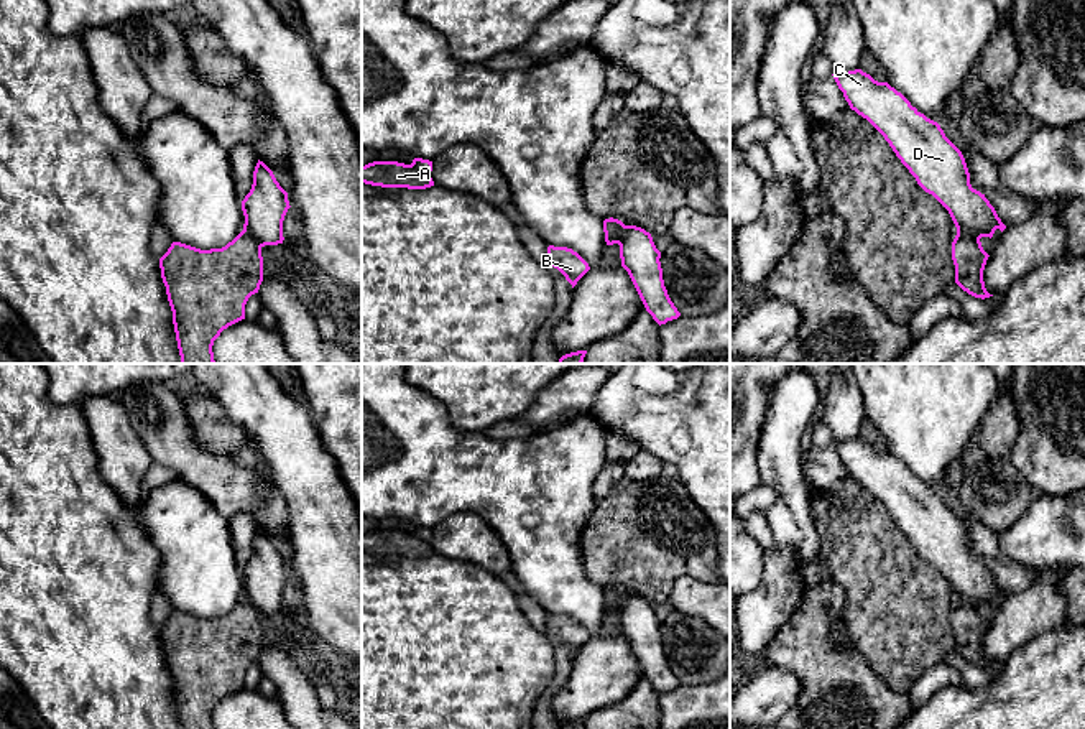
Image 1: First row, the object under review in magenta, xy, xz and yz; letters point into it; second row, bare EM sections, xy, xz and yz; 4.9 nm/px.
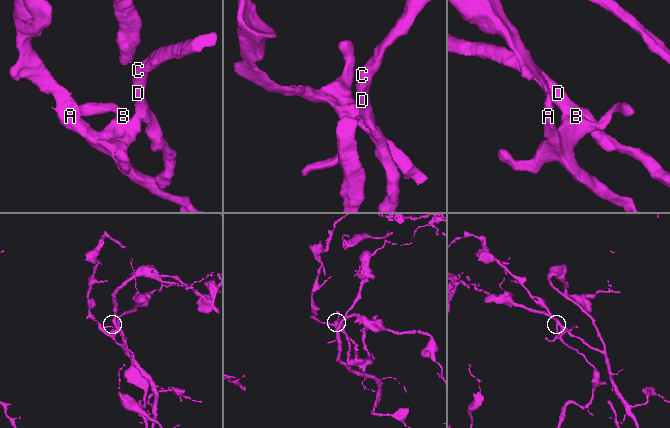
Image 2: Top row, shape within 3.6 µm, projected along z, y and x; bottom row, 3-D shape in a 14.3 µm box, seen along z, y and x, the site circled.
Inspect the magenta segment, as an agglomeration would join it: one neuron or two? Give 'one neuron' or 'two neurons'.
two neurons

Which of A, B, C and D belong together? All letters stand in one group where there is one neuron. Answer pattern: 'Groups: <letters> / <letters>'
Groups: A B / C D

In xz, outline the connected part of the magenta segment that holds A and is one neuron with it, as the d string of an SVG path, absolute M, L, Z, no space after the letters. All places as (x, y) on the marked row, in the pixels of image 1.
M414 158L411 165L373 161L362 166L362 183L381 188L426 189L434 186L432 161Z

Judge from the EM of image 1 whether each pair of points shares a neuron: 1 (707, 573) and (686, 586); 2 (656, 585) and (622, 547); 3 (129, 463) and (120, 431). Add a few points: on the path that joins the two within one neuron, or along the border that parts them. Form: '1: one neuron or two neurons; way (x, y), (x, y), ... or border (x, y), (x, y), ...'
1: two neurons; border (712, 581), (679, 576), (668, 599)
2: one neuron; way (650, 575), (632, 557)
3: one neuron; way (120, 455), (120, 440)

